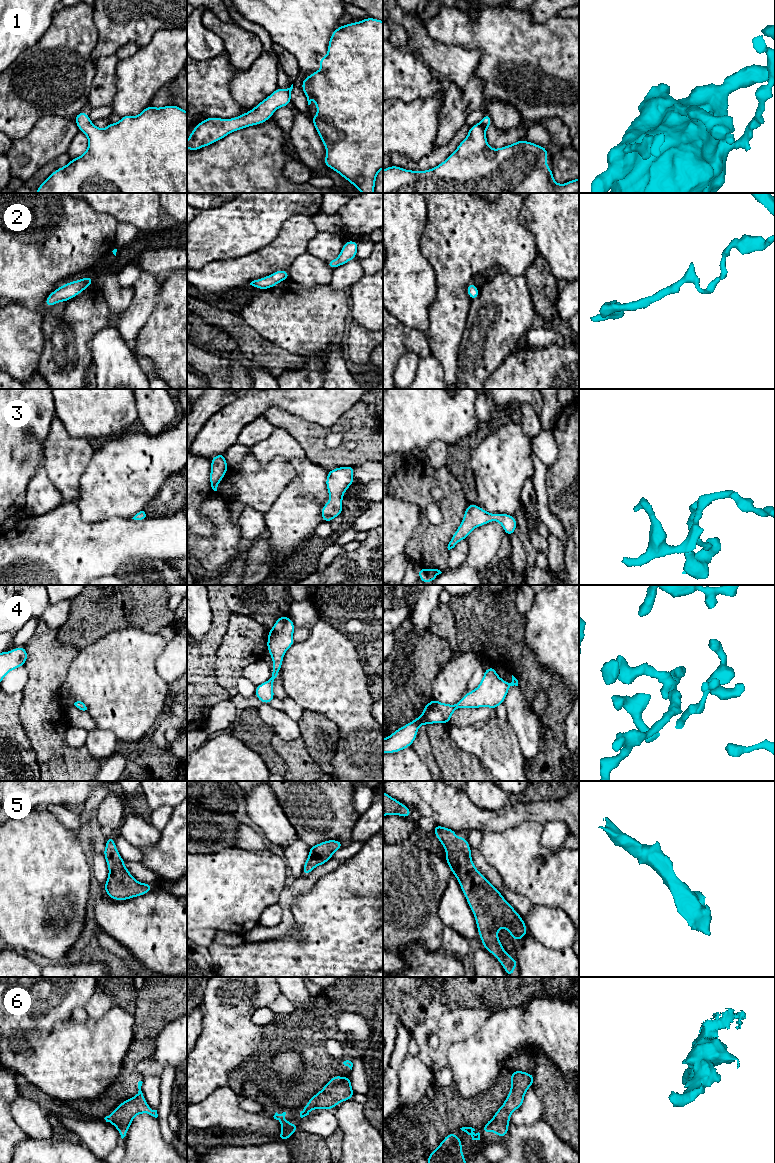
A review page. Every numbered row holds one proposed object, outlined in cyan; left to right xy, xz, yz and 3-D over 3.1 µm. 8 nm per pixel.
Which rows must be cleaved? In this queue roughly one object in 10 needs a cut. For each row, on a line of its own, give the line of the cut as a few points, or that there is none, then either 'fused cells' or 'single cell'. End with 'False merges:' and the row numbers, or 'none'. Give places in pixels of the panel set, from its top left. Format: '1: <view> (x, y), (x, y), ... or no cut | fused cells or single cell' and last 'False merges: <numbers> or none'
1: no cut | single cell
2: no cut | single cell
3: no cut | single cell
4: no cut | single cell
5: no cut | single cell
6: no cut | single cell
False merges: none

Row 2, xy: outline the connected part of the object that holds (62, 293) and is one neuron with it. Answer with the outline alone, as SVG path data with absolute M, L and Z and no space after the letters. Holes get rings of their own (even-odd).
M84 277L77 281L72 281L64 284L53 291L45 300L44 304L47 307L53 306L56 303L62 301L69 301L76 295L80 294L87 287L89 287L94 282L93 277Z

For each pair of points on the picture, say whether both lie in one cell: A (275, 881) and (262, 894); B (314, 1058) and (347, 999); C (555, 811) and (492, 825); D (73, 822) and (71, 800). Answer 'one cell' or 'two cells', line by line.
A: one cell
B: one cell
C: one cell
D: two cells

